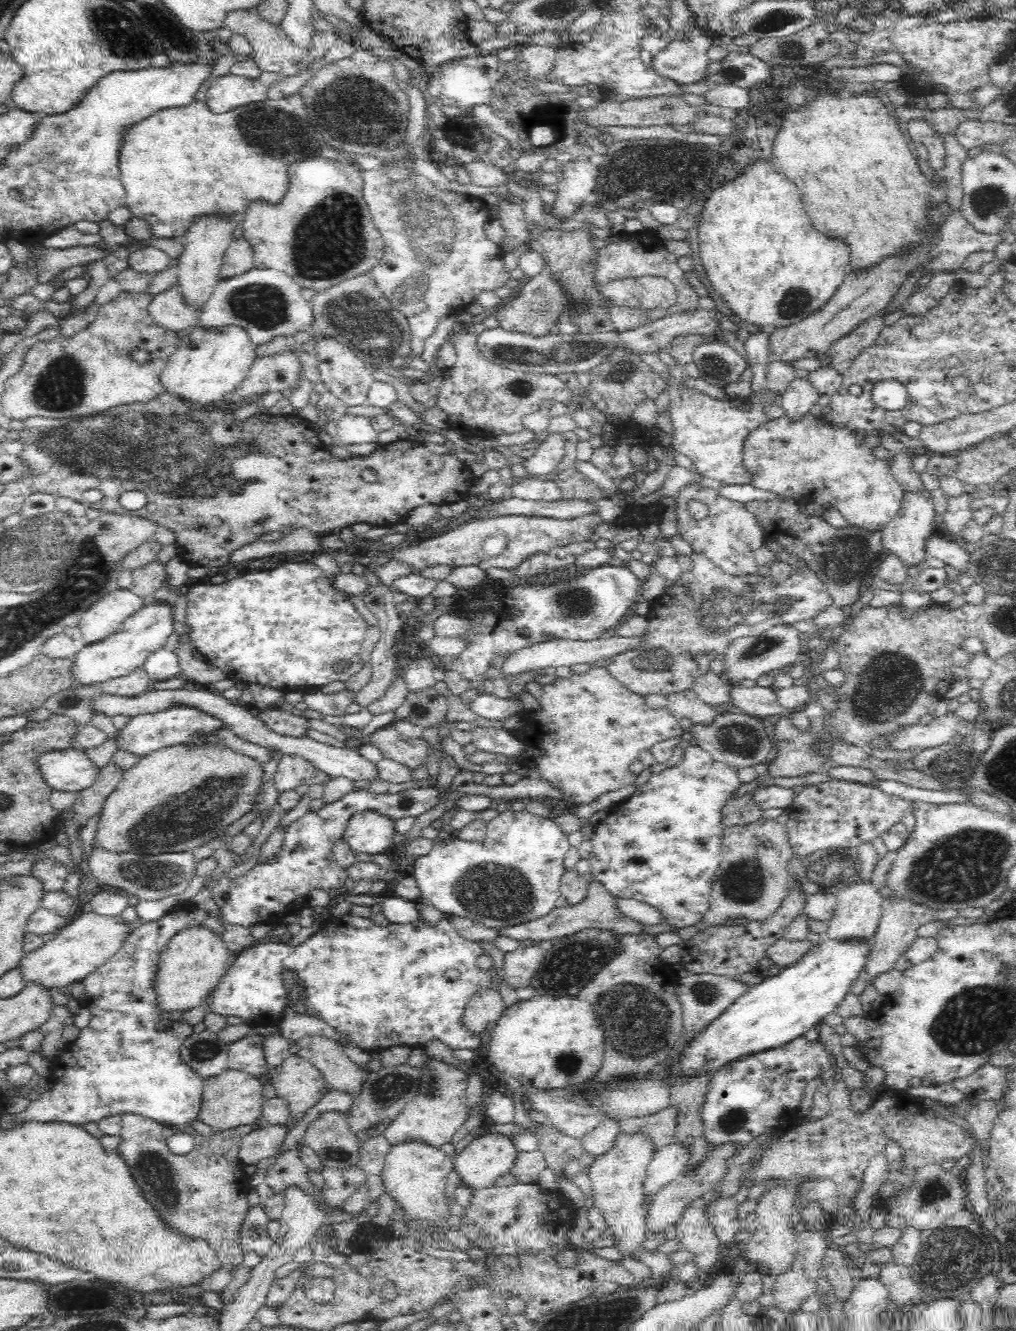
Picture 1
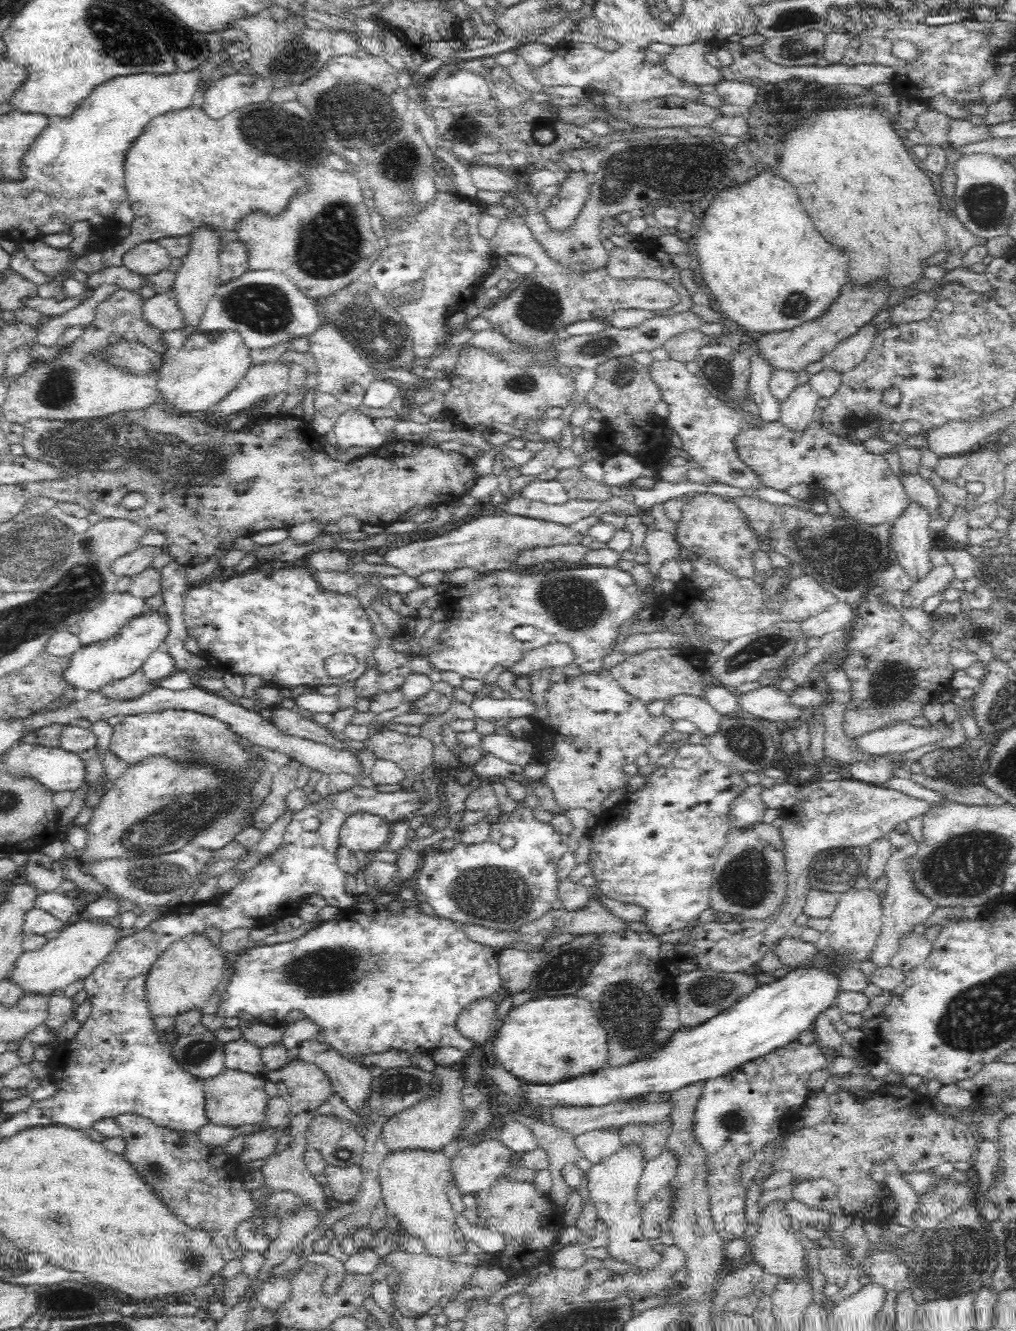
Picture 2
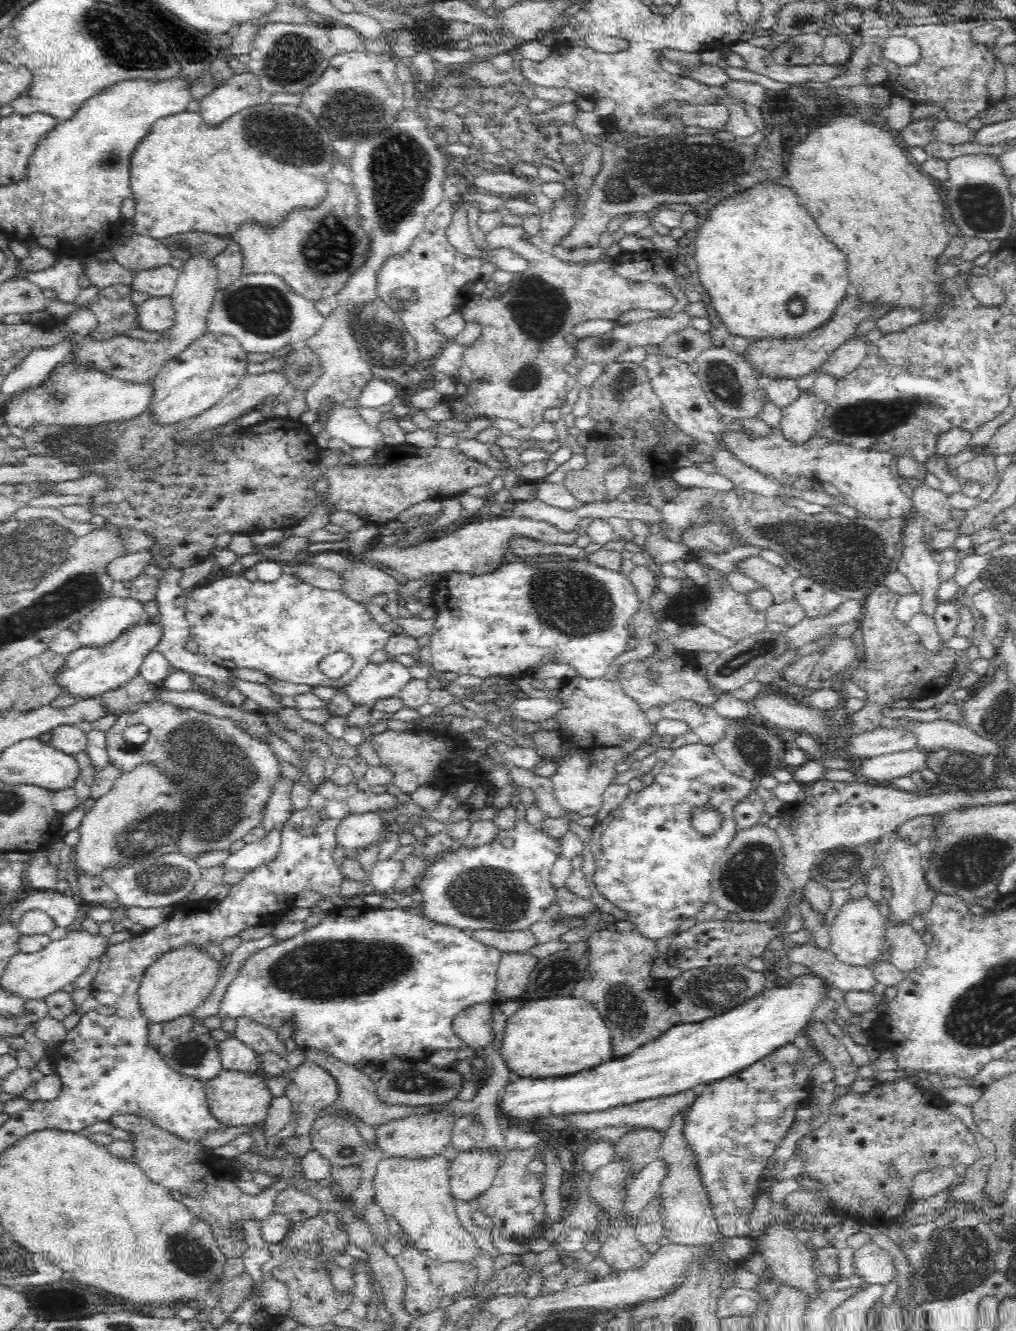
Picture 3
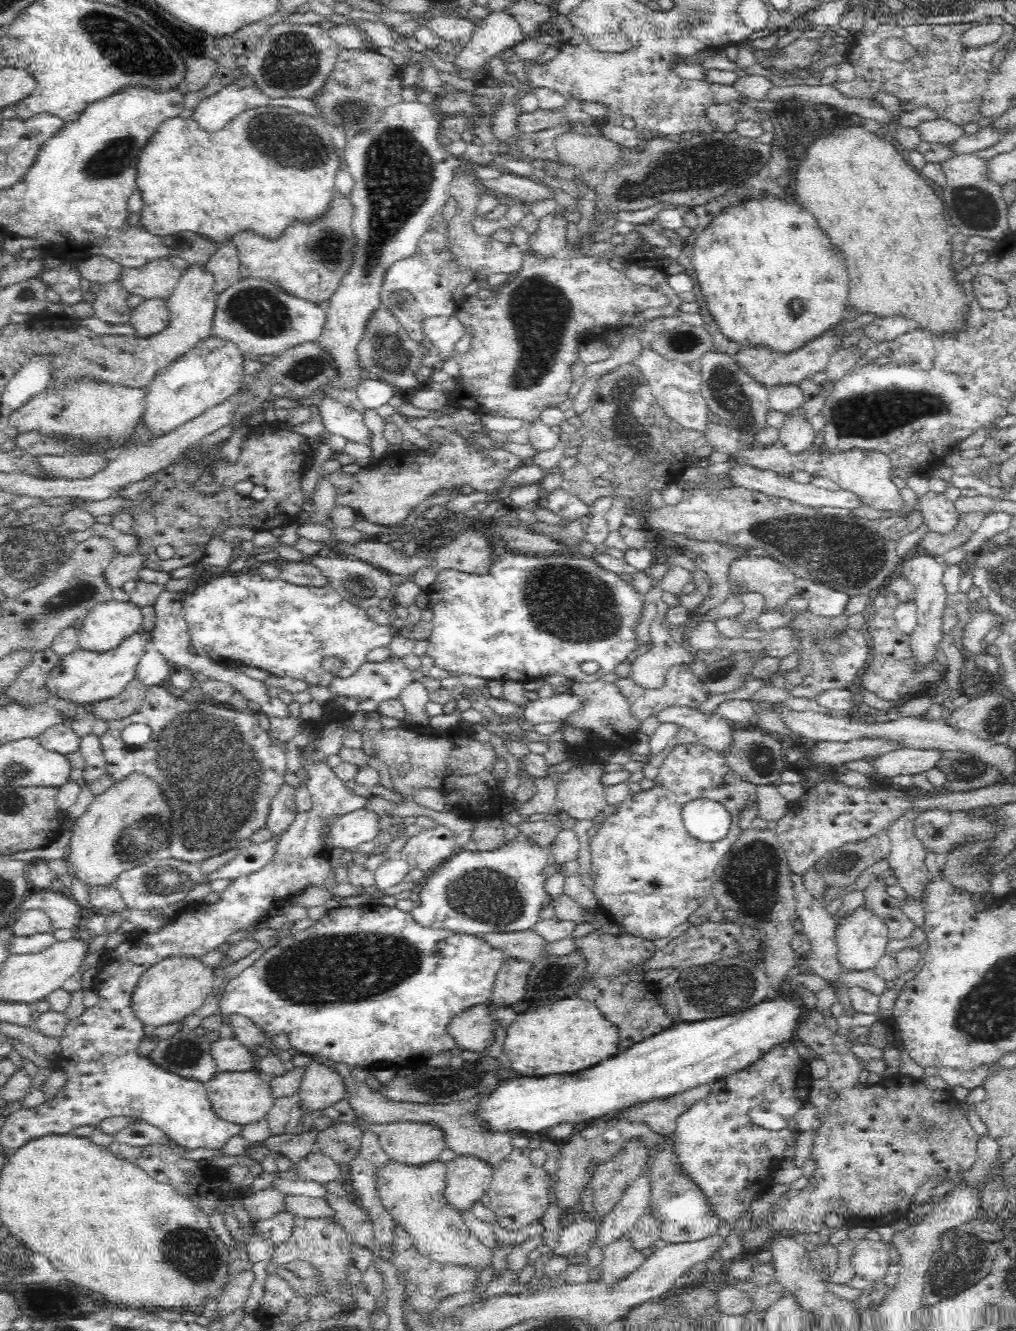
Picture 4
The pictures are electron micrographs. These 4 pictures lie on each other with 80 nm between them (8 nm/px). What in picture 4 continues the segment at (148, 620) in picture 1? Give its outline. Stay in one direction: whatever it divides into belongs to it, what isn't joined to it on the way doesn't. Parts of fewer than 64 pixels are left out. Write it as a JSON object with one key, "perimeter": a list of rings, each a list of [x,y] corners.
{"perimeter":[[[138,632],[122,640],[114,650],[104,654],[94,654],[82,649],[67,654],[58,665],[52,668],[46,679],[46,688],[52,696],[52,701],[68,700],[84,706],[116,698],[135,678],[136,665],[144,654],[148,640],[150,640],[150,634]]]}

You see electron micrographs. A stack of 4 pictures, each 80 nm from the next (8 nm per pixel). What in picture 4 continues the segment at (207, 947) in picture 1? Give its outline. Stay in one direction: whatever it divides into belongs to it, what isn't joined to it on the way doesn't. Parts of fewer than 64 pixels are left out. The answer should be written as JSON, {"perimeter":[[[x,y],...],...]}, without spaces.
{"perimeter":[[[166,958],[145,970],[134,987],[130,1008],[143,1026],[157,1026],[181,1022],[196,1012],[214,990],[214,974],[193,958]]]}

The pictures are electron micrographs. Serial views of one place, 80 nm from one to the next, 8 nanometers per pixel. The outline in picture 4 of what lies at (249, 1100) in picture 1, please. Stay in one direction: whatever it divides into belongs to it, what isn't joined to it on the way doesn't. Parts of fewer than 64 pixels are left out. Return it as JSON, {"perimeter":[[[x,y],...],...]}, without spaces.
{"perimeter":[[[256,1070],[216,1073],[210,1081],[203,1085],[206,1087],[214,1112],[218,1117],[232,1124],[244,1126],[266,1119],[275,1102],[272,1088],[269,1083],[262,1080]]]}

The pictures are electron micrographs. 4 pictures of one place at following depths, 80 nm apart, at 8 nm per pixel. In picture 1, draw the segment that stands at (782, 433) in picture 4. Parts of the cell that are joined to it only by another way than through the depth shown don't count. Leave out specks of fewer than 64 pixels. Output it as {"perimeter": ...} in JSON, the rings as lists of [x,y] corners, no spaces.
{"perimeter":[[[796,378],[780,396],[783,416],[792,422],[799,422],[809,414],[812,406],[818,402],[819,396],[820,394],[807,379]]]}

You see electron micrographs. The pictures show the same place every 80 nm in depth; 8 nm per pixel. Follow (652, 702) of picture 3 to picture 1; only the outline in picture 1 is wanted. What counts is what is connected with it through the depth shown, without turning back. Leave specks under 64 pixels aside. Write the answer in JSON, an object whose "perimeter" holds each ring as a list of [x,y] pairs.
{"perimeter":[[[693,553],[691,555],[692,568],[683,572],[682,576],[663,594],[652,600],[646,614],[648,628],[642,633],[646,644],[638,650],[628,650],[624,654],[610,657],[605,666],[608,672],[632,694],[646,698],[652,694],[670,696],[676,692],[684,692],[694,688],[698,676],[708,672],[709,662],[717,654],[737,638],[761,635],[771,626],[792,625],[800,620],[808,620],[820,614],[826,607],[833,605],[833,598],[822,581],[804,566],[802,572],[792,574],[778,588],[771,587],[768,577],[757,575],[732,576],[725,573],[718,565],[712,563],[707,556]]]}

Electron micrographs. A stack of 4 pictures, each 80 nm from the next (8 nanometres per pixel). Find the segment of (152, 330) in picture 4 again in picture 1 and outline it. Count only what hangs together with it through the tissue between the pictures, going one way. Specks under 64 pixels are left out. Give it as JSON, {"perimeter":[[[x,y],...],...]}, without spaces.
{"perimeter":[[[177,285],[155,295],[148,304],[148,313],[158,327],[174,332],[191,329],[200,318],[200,313],[184,305]]]}

